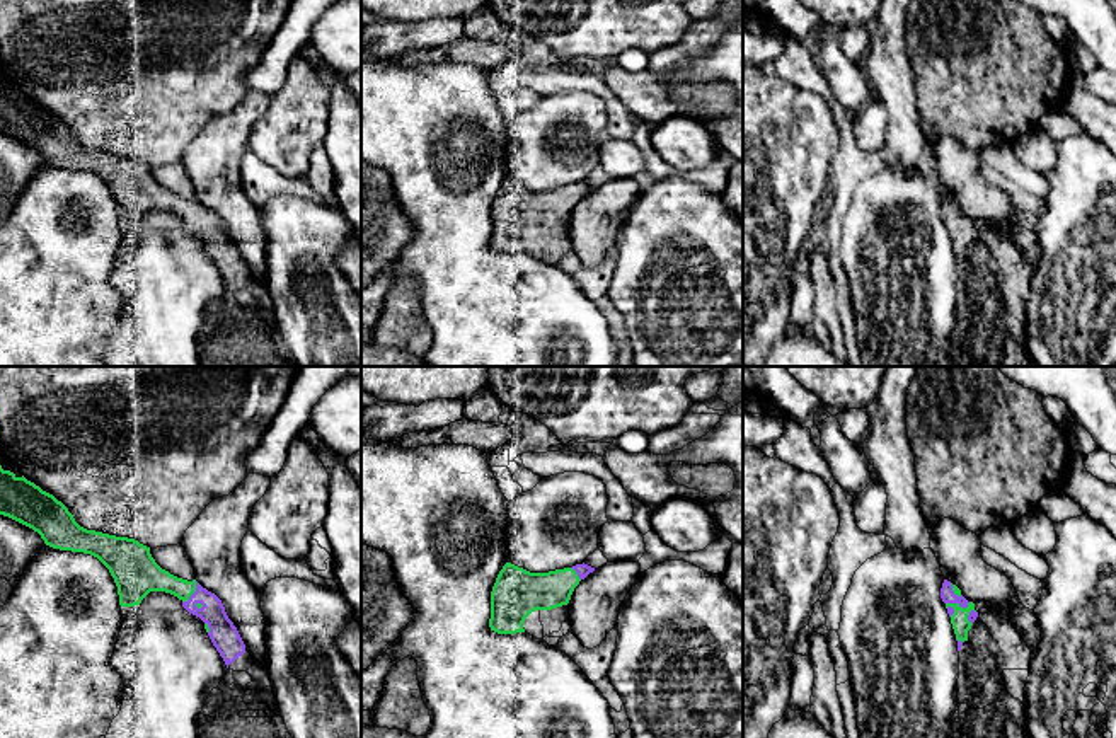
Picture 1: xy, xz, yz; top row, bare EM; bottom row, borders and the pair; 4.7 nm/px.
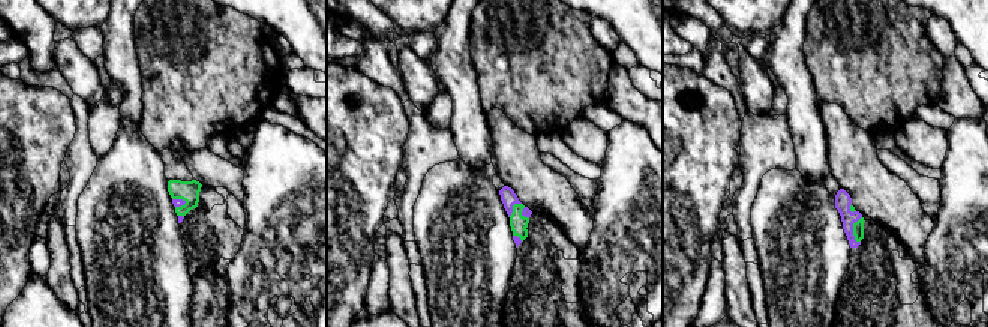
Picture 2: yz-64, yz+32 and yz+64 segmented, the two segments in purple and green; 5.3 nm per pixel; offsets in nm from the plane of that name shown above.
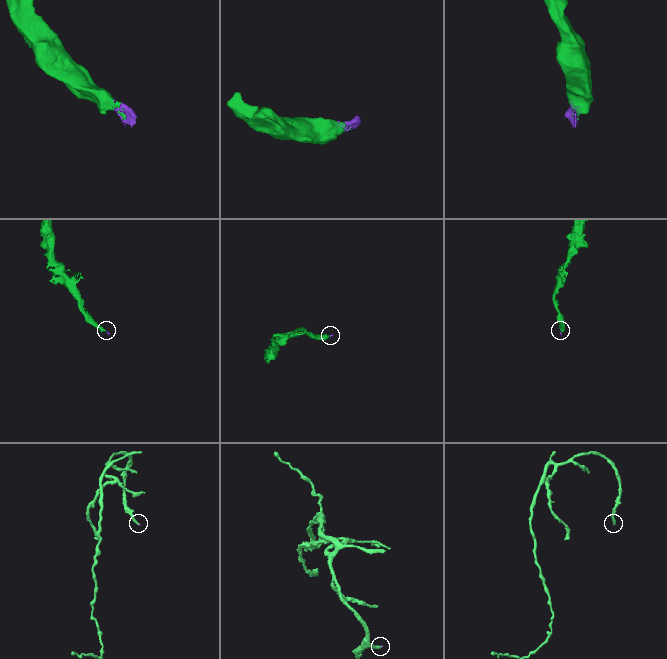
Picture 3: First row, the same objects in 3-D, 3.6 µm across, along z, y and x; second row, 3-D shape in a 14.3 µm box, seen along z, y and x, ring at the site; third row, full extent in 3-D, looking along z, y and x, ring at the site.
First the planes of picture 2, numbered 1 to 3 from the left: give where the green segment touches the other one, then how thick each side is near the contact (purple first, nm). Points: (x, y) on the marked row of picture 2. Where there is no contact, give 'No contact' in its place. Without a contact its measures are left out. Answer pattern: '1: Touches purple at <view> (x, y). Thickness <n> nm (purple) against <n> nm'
1: Touches purple at yz-64 (180, 200). Thickness 50 nm (purple) against 110 nm
2: Touches purple at yz+32 (511, 207). Thickness 90 nm (purple) against 90 nm
3: Touches purple at yz+64 (852, 230). Thickness 90 nm (purple) against 60 nm

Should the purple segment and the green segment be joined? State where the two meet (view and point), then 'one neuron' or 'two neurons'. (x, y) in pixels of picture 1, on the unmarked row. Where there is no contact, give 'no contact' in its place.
yz (954, 220) | one neuron

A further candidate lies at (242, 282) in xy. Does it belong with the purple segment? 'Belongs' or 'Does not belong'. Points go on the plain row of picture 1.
Belongs

